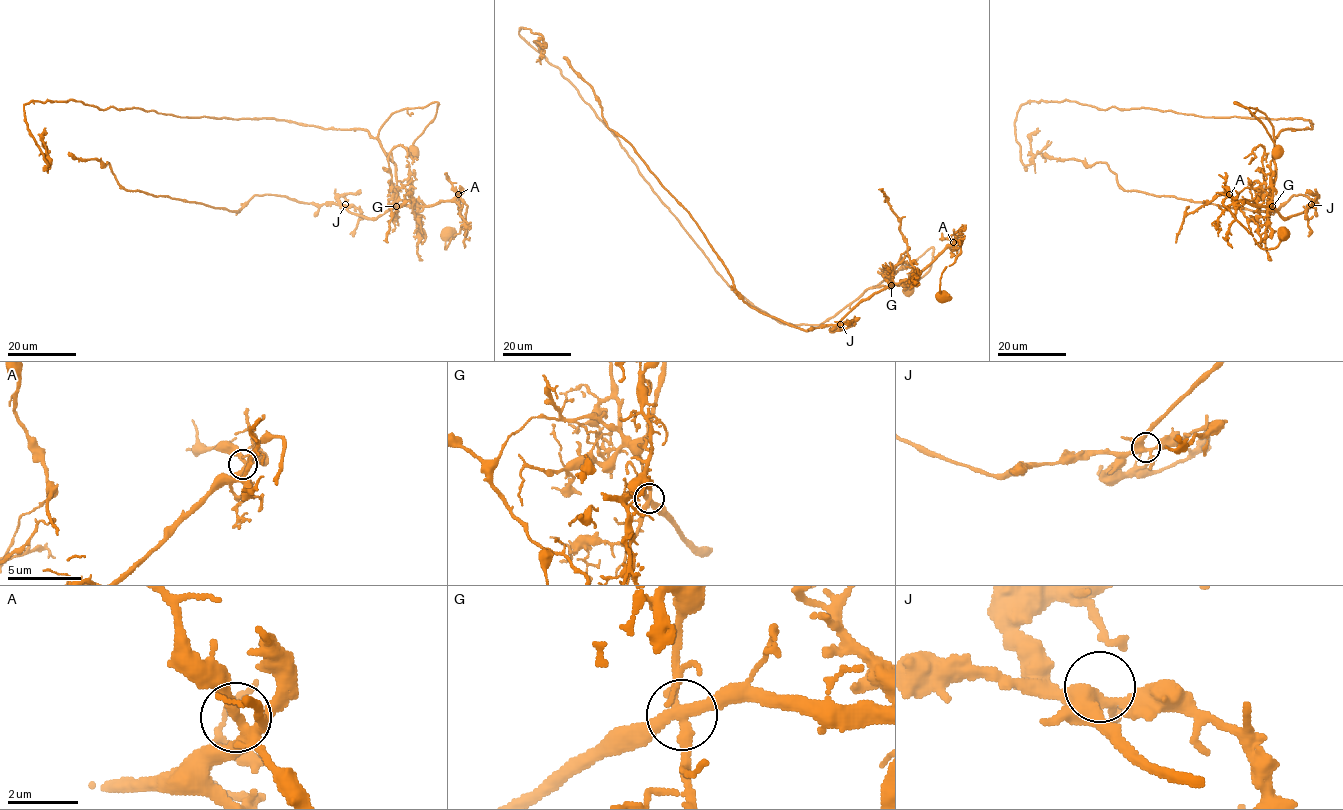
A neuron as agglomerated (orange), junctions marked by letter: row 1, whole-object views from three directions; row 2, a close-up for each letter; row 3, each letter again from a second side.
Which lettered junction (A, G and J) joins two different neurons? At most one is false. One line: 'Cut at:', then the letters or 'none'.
Cut at: G

